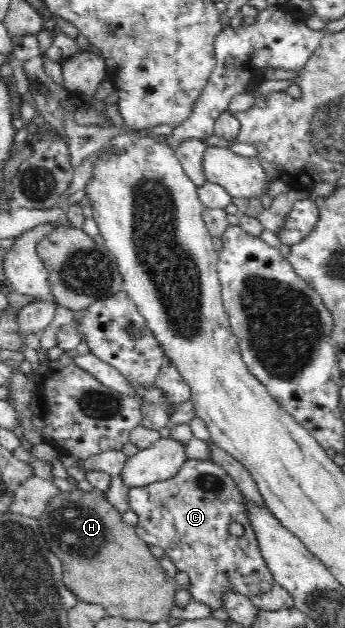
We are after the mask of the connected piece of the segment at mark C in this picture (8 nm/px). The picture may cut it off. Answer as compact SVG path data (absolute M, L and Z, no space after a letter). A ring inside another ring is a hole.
M188 459L181 466L177 475L174 475L171 479L155 482L151 485L143 485L143 487L131 487L128 491L128 500L131 511L134 511L137 514L137 518L139 518L137 525L135 525L138 536L143 541L147 542L149 546L157 545L157 547L164 549L165 554L173 560L177 570L187 573L190 580L191 594L193 594L193 598L197 599L197 601L207 604L207 606L214 611L221 607L225 607L225 597L227 597L229 593L237 593L249 599L261 611L275 612L279 609L291 609L291 607L294 607L293 597L285 588L281 588L281 585L275 582L271 571L267 568L260 550L260 545L258 544L257 536L249 521L249 504L247 504L242 491L239 489L238 483L226 472L225 468L215 463L212 459ZM233 521L239 521L239 523L245 526L245 534L242 537L233 537L233 535L229 534L227 527L229 527Z

